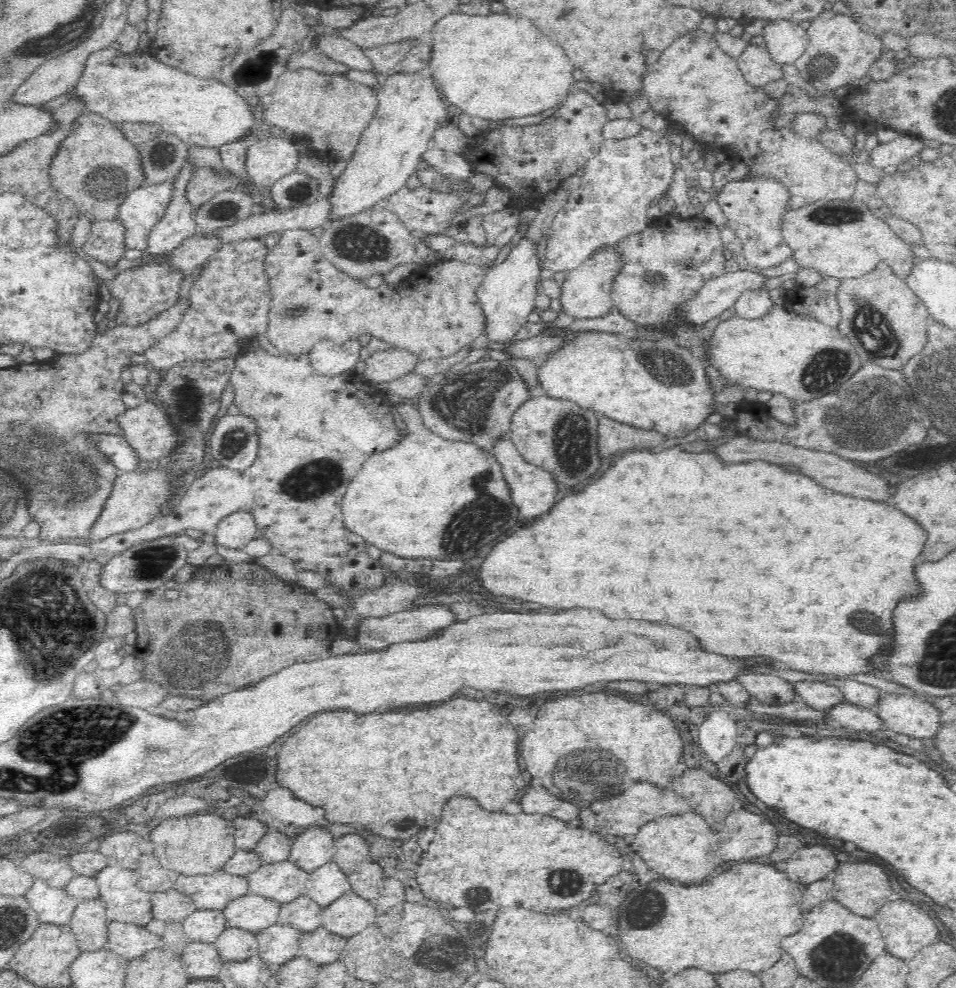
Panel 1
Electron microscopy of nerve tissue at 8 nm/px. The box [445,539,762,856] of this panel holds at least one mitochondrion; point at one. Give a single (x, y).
(581, 774)

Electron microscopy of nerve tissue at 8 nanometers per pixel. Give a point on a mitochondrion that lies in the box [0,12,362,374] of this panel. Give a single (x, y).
(71, 32)

